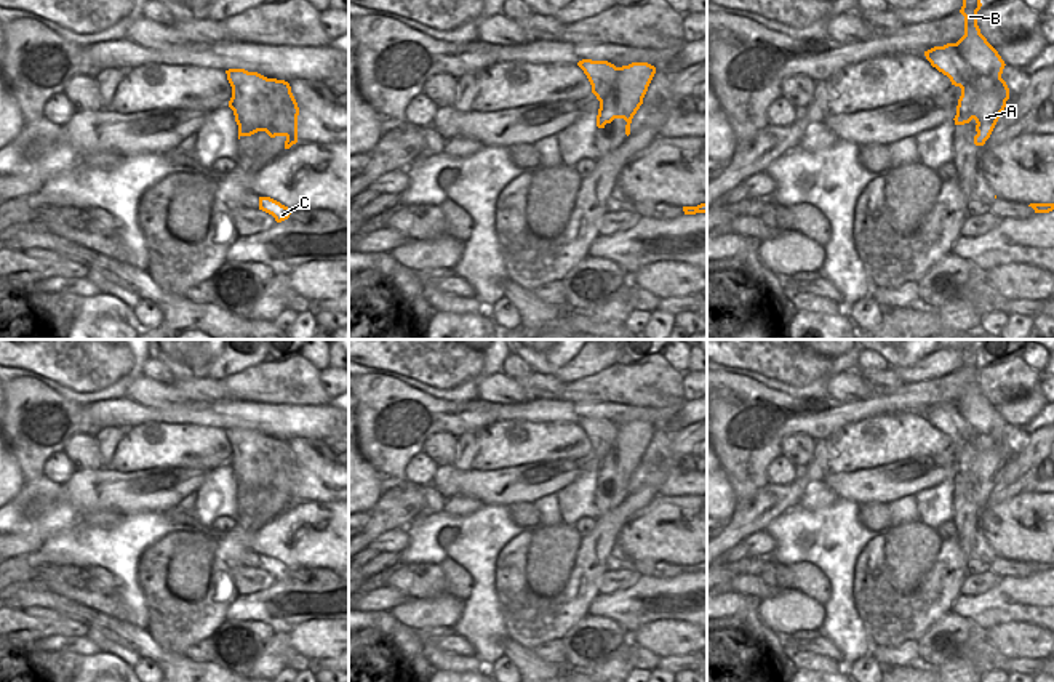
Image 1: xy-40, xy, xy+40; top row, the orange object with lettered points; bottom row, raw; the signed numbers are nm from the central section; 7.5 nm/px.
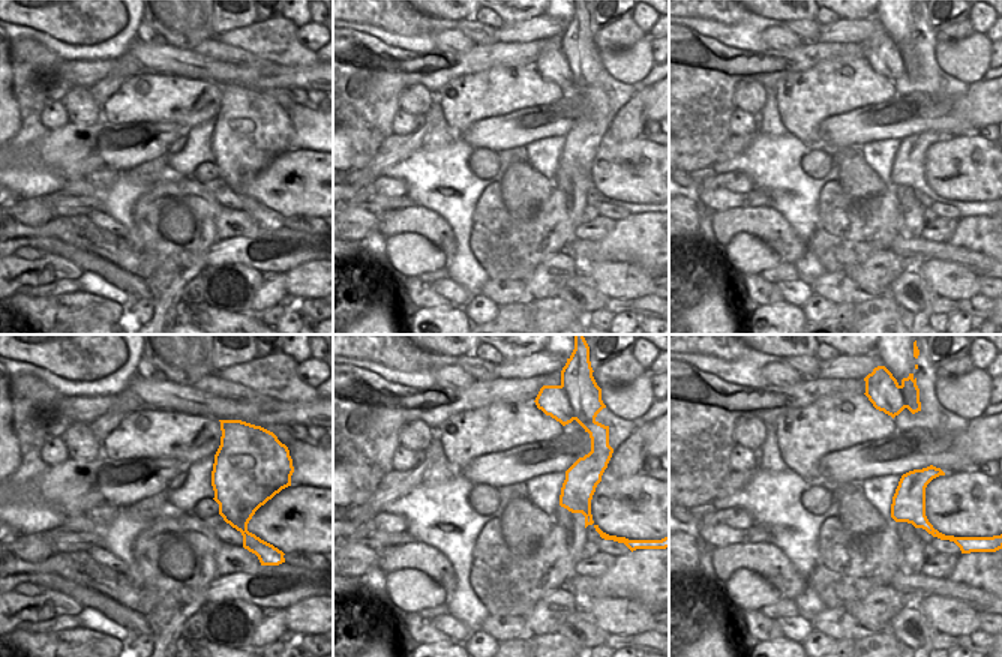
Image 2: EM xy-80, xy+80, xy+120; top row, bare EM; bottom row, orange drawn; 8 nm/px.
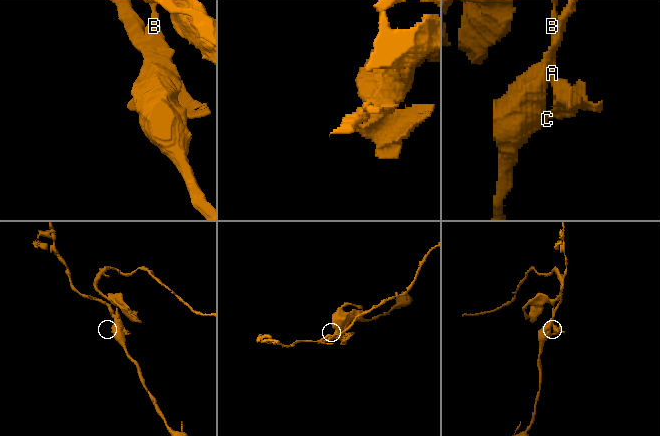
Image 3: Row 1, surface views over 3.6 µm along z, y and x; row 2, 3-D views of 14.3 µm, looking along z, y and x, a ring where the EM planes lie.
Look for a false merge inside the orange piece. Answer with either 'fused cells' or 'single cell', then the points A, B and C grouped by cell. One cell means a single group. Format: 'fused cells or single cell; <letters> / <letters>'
fused cells; A C / B

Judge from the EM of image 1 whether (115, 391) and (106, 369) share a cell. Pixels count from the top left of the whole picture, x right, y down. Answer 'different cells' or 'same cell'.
different cells

